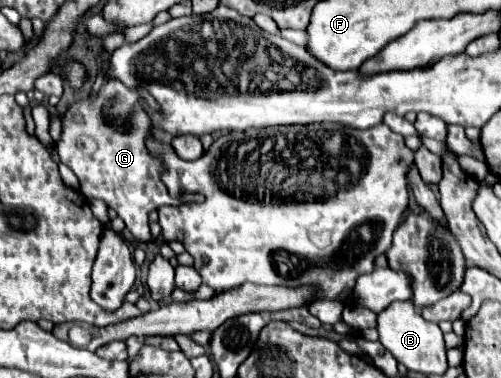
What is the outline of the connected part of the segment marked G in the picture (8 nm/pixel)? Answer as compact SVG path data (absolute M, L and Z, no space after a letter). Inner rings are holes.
M108 79L94 101L86 99L70 105L62 117L62 129L56 151L62 163L76 173L80 191L88 199L104 199L138 241L152 243L154 237L148 227L148 213L160 205L176 205L176 199L168 195L166 185L160 181L160 163L150 157L144 145L152 125L138 103L138 95L120 81Z

